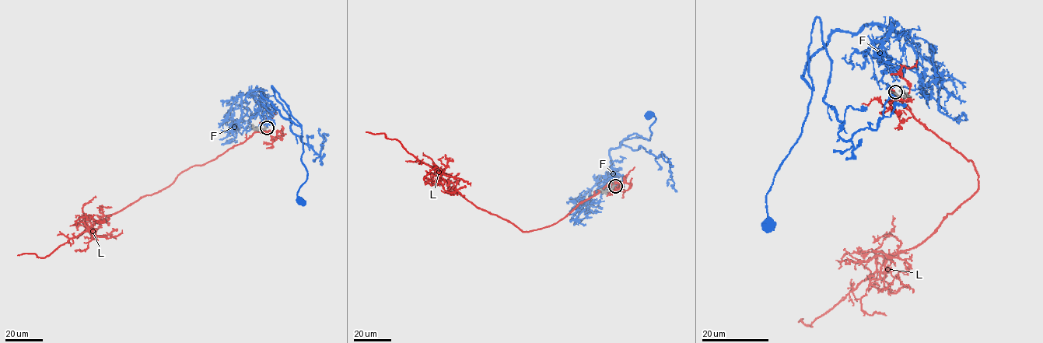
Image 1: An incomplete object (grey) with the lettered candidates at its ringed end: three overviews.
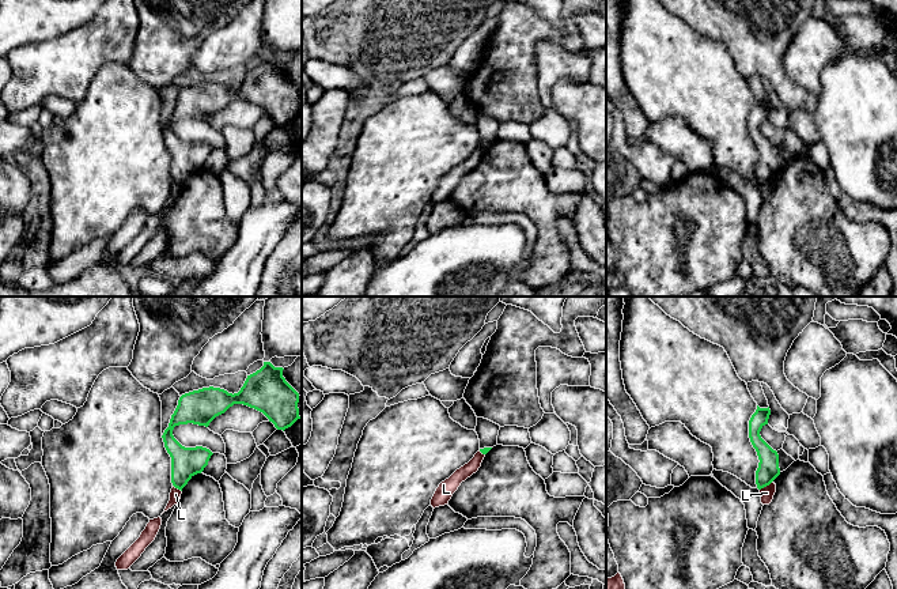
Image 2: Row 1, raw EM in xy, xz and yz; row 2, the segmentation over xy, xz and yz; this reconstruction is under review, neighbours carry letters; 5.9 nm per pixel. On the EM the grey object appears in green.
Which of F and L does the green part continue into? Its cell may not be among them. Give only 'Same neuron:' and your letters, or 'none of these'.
Same neuron: none of these

